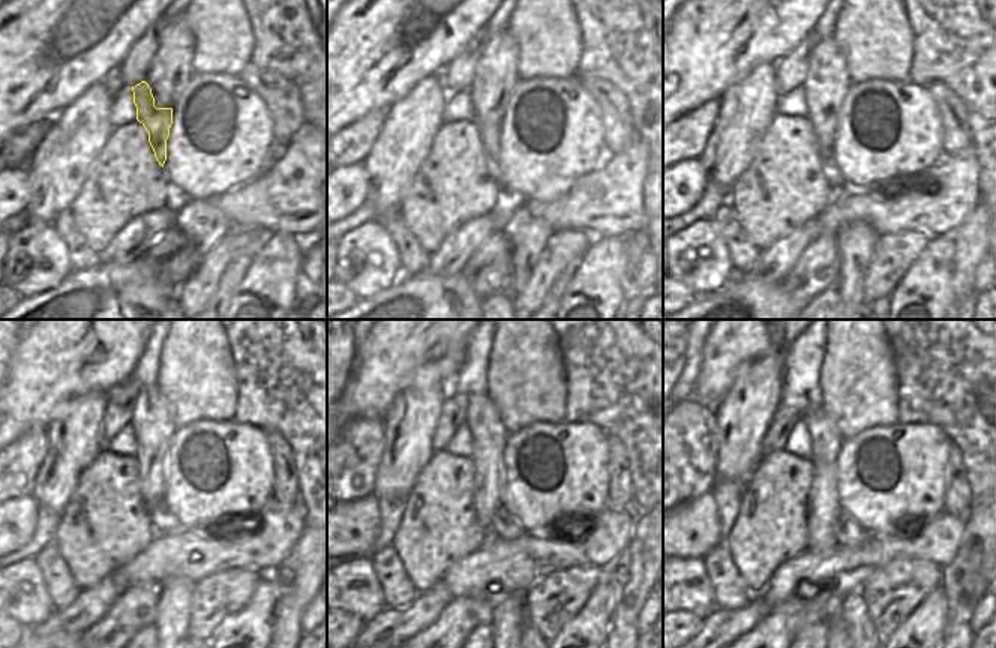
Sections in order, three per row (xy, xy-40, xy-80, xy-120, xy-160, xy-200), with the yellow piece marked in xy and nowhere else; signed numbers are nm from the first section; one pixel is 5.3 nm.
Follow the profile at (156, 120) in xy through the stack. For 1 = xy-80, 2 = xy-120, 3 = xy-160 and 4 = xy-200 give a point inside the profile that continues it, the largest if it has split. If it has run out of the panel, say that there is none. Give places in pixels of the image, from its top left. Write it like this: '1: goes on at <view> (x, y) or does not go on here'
1: goes on at xy-80 (831, 173)
2: goes on at xy-120 (162, 519)
3: goes on at xy-160 (504, 525)
4: goes on at xy-200 (848, 533)

